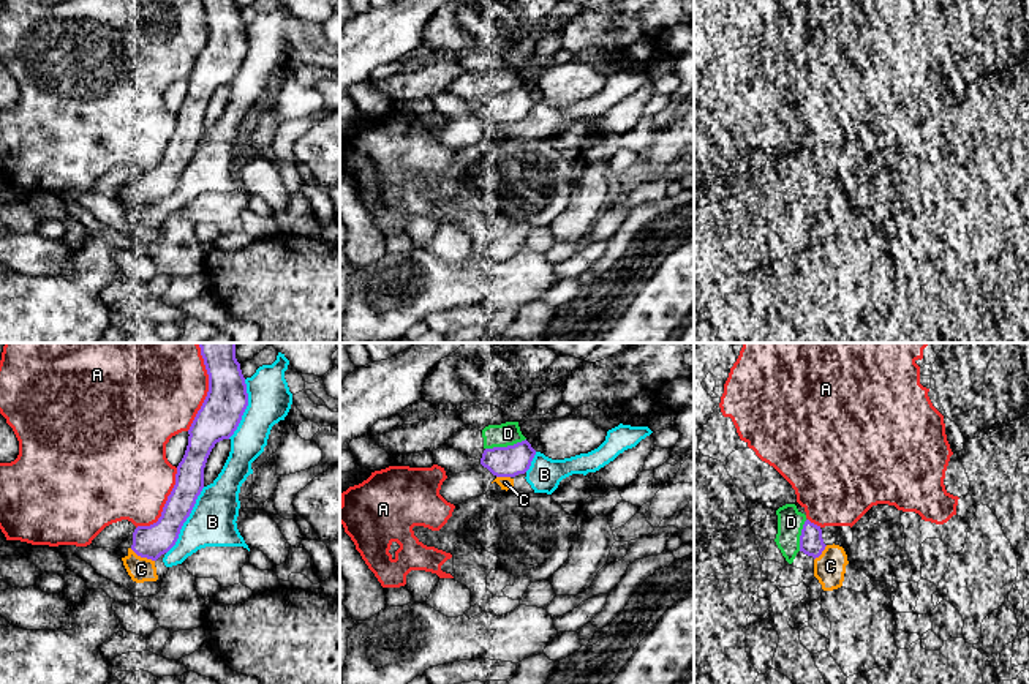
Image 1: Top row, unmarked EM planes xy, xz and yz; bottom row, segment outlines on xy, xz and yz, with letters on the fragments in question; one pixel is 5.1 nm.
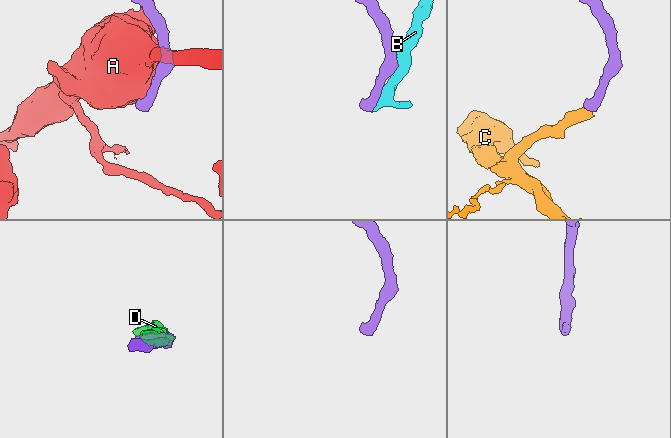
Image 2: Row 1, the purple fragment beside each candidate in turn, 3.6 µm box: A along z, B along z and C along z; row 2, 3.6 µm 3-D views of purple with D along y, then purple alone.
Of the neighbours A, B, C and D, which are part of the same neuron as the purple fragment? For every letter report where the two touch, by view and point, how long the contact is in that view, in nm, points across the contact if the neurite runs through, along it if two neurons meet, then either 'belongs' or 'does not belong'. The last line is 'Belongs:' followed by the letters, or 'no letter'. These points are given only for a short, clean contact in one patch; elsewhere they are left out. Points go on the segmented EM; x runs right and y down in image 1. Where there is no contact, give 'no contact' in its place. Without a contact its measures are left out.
A: contact xy (209, 387); length 460 nm; does not belong
B: contact xy (185, 520); length 400 nm; does not belong
C: contact xy (143, 556); length 140 nm; belongs
D: contact xz (505, 447); length 220 nm; does not belong
Belongs: C

